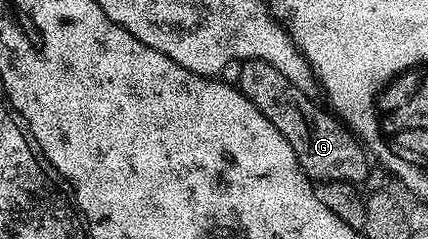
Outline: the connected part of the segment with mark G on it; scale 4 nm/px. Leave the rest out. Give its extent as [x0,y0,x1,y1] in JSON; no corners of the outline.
[236,59,372,184]

